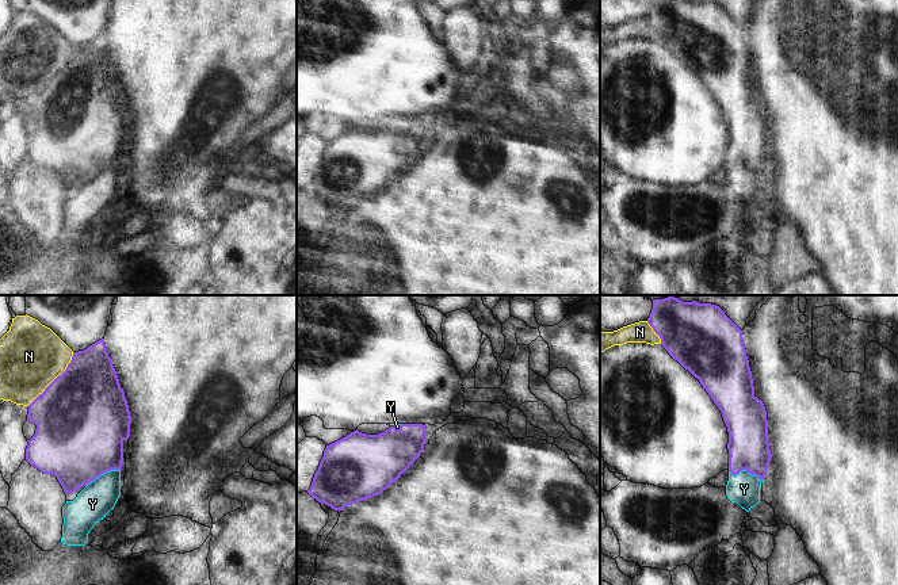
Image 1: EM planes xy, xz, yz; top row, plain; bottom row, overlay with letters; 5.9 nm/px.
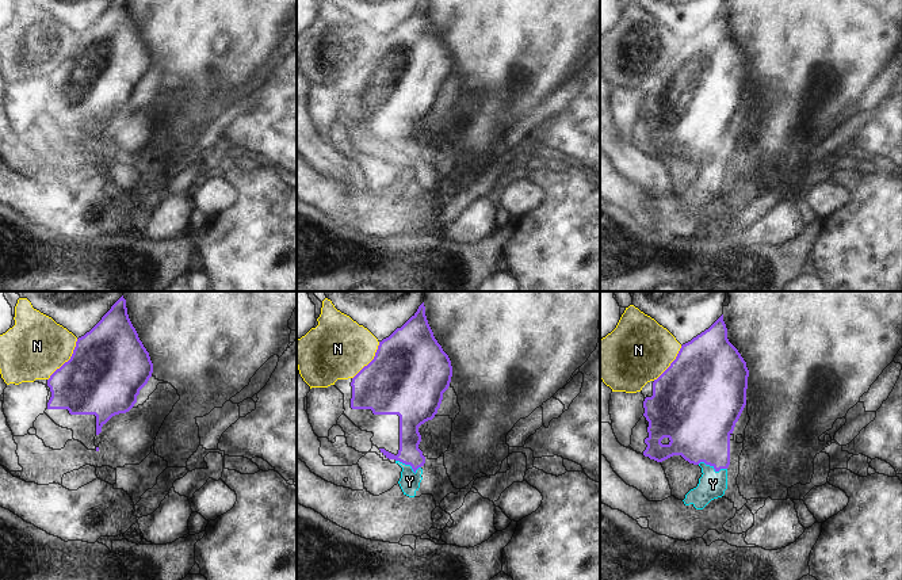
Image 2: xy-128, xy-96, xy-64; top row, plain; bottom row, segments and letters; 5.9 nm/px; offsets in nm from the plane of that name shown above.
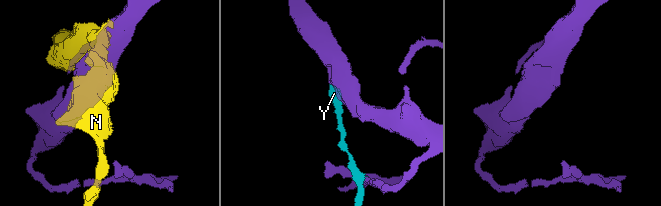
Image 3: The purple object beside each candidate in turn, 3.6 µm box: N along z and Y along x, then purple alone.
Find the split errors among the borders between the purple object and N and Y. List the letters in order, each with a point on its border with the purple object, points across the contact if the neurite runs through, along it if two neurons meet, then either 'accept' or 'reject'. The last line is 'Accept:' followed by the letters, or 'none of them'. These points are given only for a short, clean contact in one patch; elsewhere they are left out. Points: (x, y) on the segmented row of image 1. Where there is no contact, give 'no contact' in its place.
N: xy (54, 379) | reject
Y: xy (102, 473) | along xy (119, 469), (102, 473), (86, 486) | reject
Accept: none of them

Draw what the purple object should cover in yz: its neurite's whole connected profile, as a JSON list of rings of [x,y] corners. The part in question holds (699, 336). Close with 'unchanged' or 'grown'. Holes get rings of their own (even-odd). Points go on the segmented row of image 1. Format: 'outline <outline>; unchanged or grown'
outline [[[675,297],[653,299],[647,324],[660,336],[661,345],[668,353],[699,379],[721,410],[729,432],[729,471],[735,477],[746,470],[763,482],[772,458],[768,420],[763,401],[754,395],[742,330],[719,306],[696,301],[683,302]]]; unchanged

